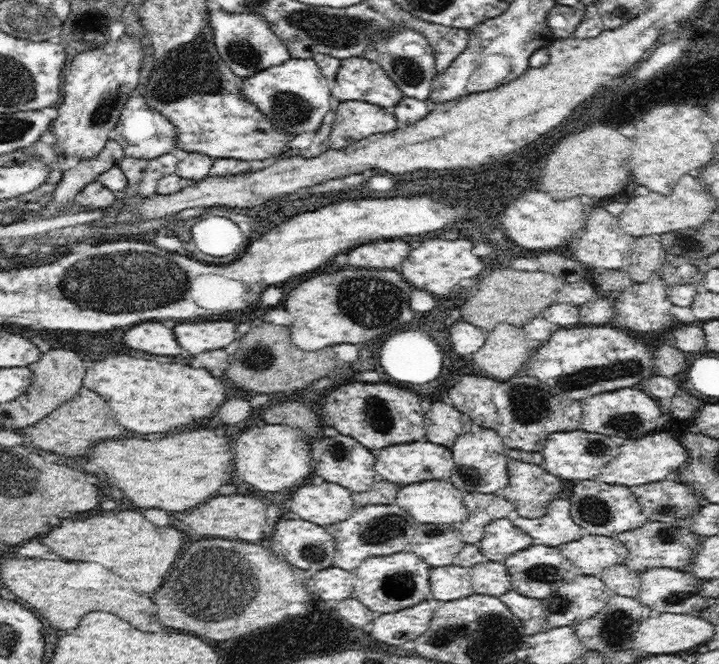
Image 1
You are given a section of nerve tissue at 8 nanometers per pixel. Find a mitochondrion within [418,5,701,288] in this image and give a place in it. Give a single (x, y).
(627, 103)

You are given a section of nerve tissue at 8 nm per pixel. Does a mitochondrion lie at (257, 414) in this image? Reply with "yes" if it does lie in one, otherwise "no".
no

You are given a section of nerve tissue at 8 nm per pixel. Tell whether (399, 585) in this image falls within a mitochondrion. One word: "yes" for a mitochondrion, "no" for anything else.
yes

